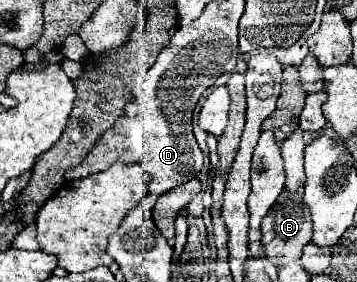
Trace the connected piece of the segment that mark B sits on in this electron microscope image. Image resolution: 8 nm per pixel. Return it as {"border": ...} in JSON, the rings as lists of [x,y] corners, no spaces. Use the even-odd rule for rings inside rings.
{"border":[[[285,190],[261,222],[261,246],[265,250],[265,258],[275,266],[297,262],[301,258],[303,246],[311,242],[311,216],[301,198],[303,198],[301,190],[297,192]]]}

